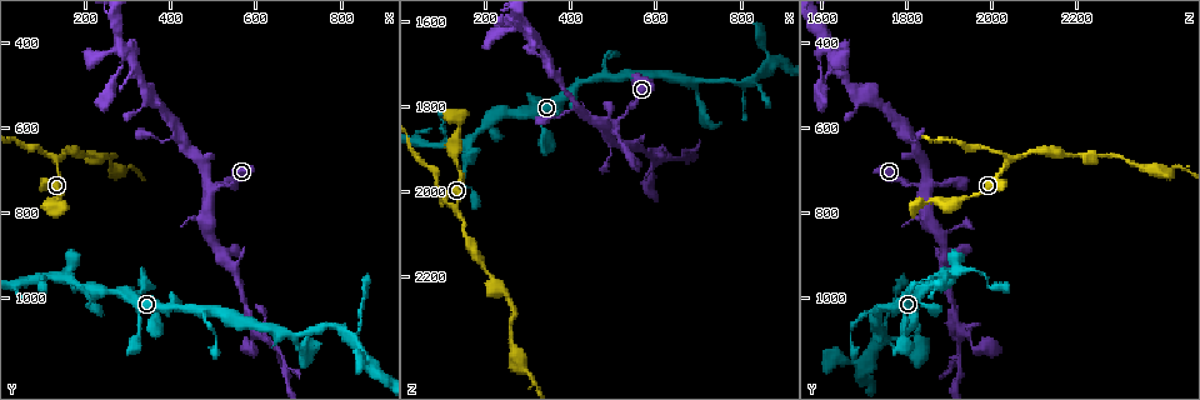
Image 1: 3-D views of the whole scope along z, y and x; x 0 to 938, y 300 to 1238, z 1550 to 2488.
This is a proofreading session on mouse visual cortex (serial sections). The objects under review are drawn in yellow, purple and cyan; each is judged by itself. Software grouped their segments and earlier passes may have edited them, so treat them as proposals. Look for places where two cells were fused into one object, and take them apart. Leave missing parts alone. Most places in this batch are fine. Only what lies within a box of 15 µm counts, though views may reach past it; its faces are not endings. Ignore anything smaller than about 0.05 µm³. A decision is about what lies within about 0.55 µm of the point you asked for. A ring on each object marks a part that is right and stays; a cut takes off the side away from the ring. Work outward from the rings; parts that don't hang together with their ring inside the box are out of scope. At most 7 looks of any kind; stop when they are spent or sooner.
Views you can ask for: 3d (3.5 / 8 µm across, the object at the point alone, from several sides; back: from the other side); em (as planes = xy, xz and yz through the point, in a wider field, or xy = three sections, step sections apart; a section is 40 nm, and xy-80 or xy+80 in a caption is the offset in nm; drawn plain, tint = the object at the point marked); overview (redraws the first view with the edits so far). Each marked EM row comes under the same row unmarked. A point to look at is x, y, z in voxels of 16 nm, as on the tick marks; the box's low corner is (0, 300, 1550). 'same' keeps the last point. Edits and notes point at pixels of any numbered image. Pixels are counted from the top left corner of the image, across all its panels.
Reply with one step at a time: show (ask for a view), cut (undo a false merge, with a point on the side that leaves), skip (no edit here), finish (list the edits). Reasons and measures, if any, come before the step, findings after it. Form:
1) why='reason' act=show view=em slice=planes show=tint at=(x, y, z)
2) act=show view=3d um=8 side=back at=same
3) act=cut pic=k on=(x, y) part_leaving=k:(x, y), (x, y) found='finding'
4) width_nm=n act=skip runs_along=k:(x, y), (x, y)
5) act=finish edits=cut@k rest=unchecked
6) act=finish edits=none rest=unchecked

why='branch point' act=show view=3d um=8 at=(135, 670, 2035)

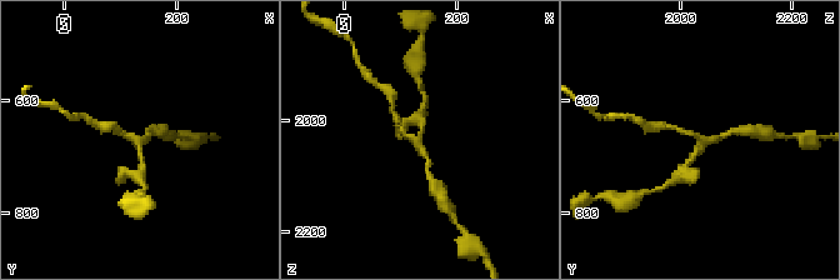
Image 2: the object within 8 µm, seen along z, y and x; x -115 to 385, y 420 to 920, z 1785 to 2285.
why='zoom in' act=show view=3d um=3.5 at=(135, 675, 2035)

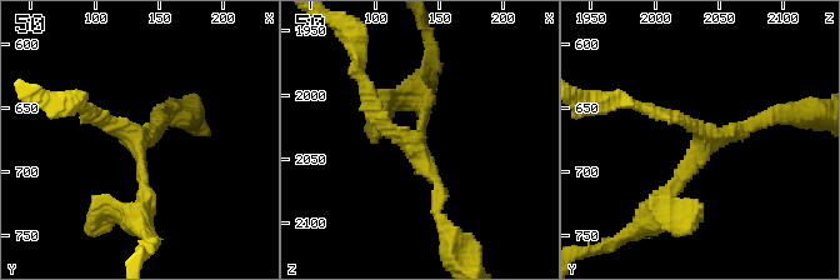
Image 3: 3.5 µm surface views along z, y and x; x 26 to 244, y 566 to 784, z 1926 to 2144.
arms=3 arm_widths_nm=150,200,200 act=show view=em slice=planes show=tint at=(134, 678, 2040)

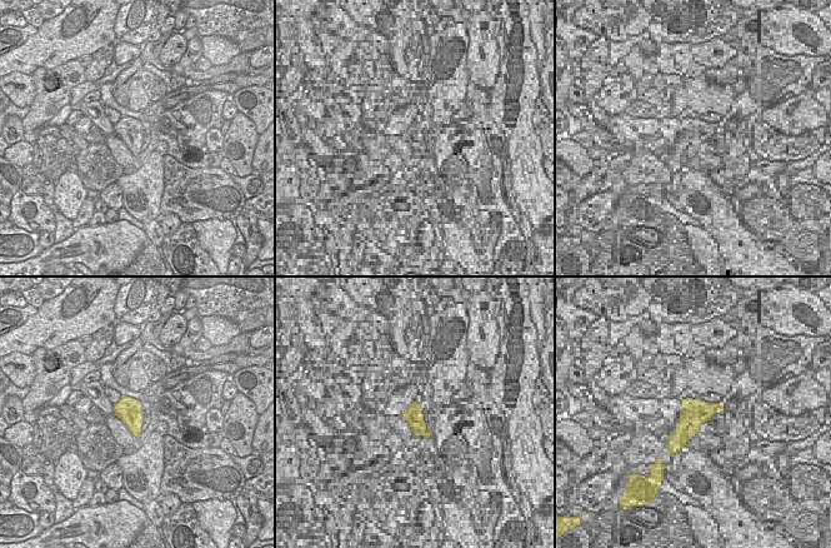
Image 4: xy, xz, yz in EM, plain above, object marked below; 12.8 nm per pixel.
act=skip found='one cell here'

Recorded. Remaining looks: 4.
act=show view=3d um=8 at=(820, 1095, 1750)

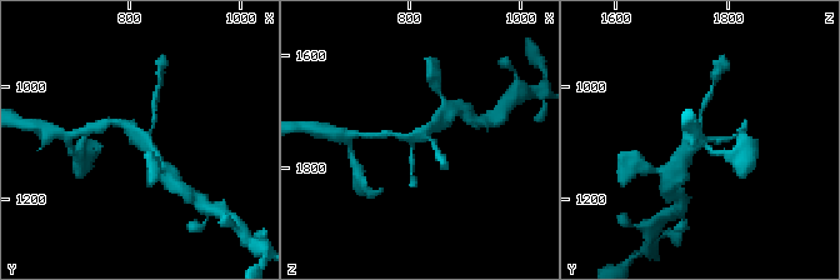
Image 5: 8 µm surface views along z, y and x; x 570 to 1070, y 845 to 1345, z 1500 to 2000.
why='need the tissue' act=show view=em slice=xy step=1 show=tint at=(820, 1100, 1740)

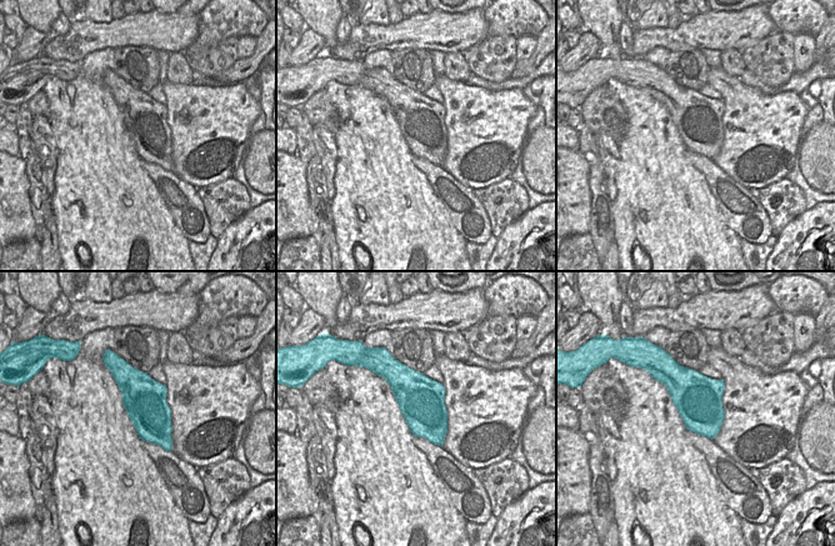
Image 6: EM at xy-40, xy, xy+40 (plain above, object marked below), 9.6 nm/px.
act=skip found='continuous, no second cell'

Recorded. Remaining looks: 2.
why='three-way junction' act=show view=em slice=xy step=5 show=tint at=(595, 1070, 1920)

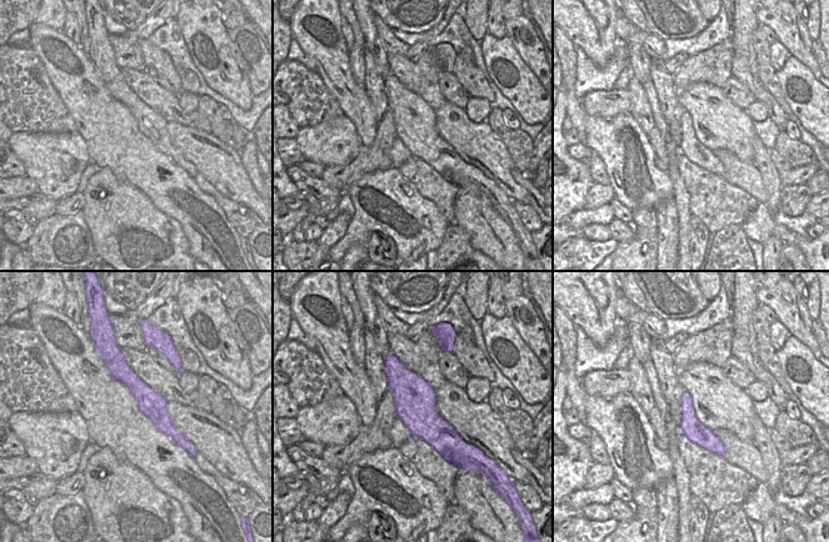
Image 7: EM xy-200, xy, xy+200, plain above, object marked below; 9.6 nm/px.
act=show view=3d um=3.5 at=same

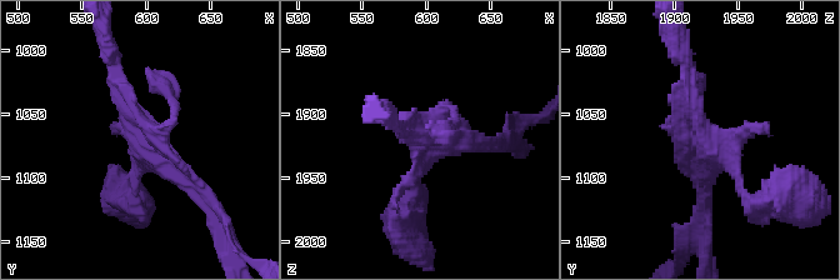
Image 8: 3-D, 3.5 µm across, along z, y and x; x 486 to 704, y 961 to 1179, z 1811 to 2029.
act=skip runs_along=8:(685, 70), (704, 143), (753, 204) found='one cell here'

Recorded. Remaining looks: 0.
act=finish edits=none rest=unchecked

